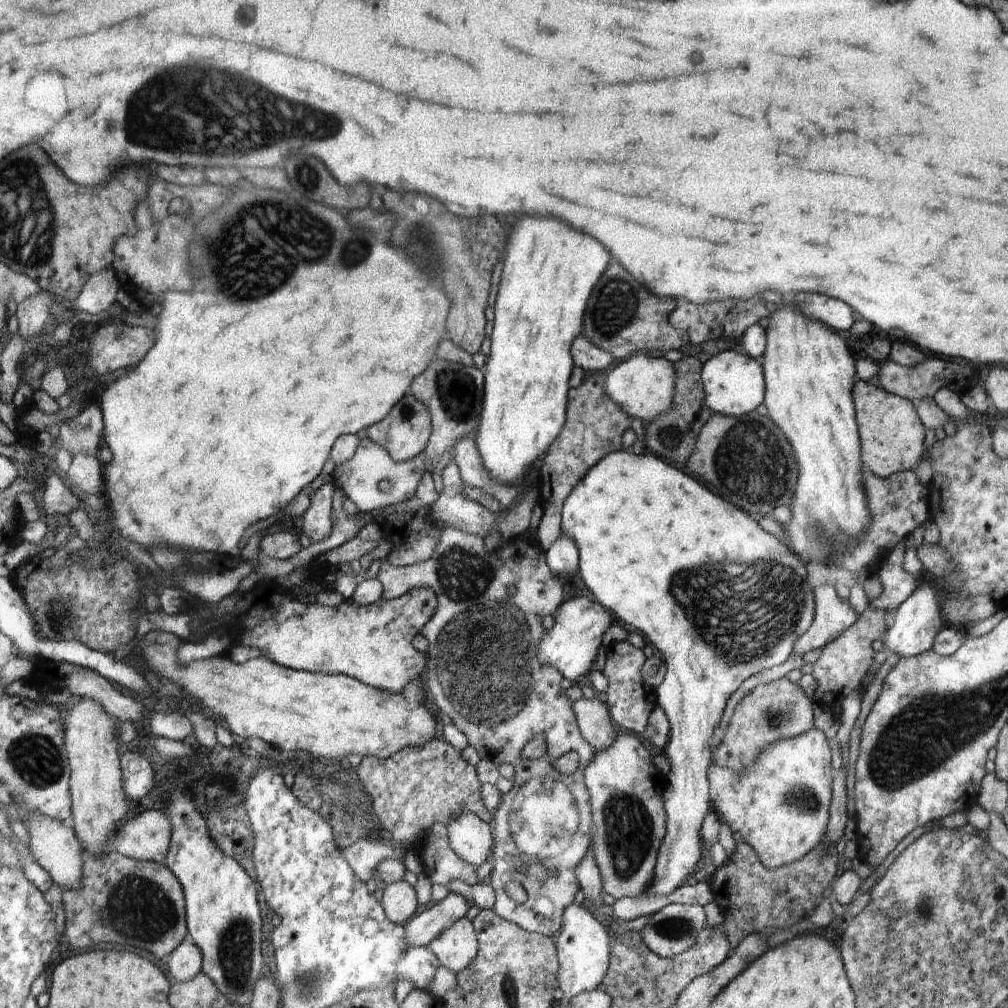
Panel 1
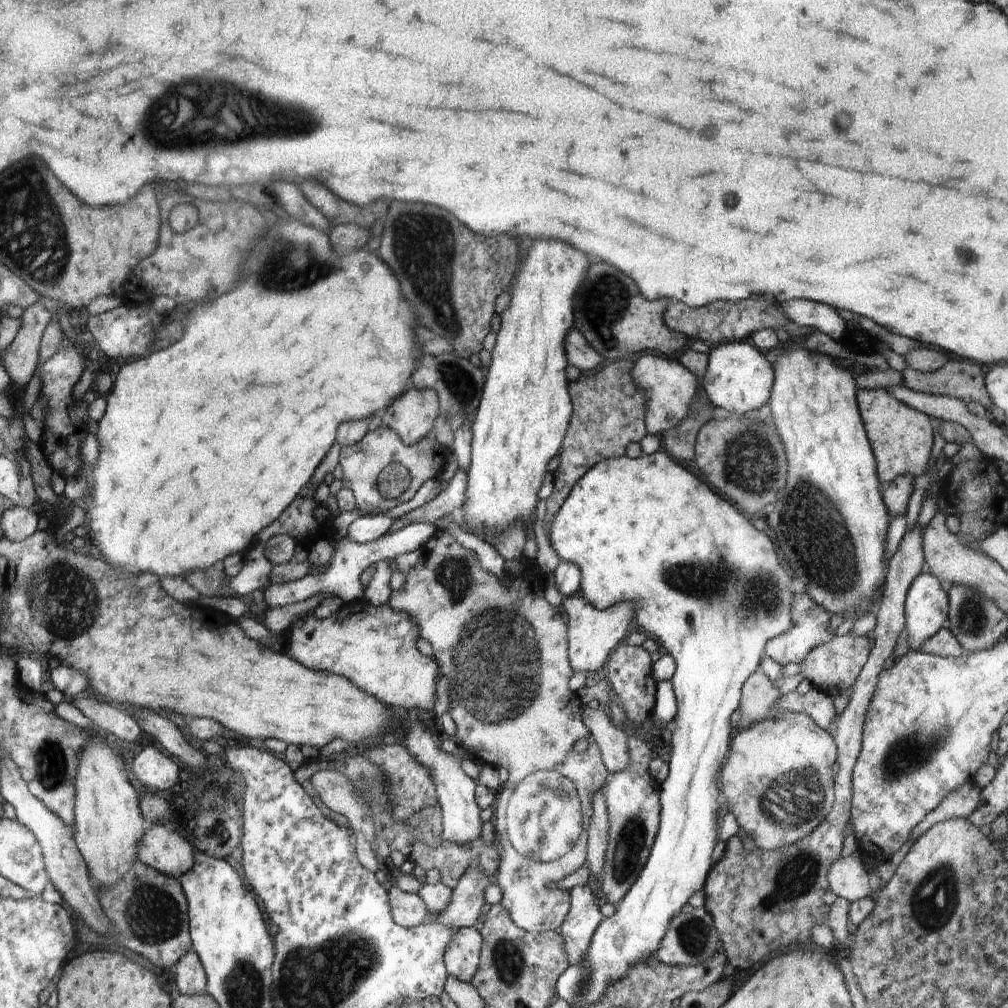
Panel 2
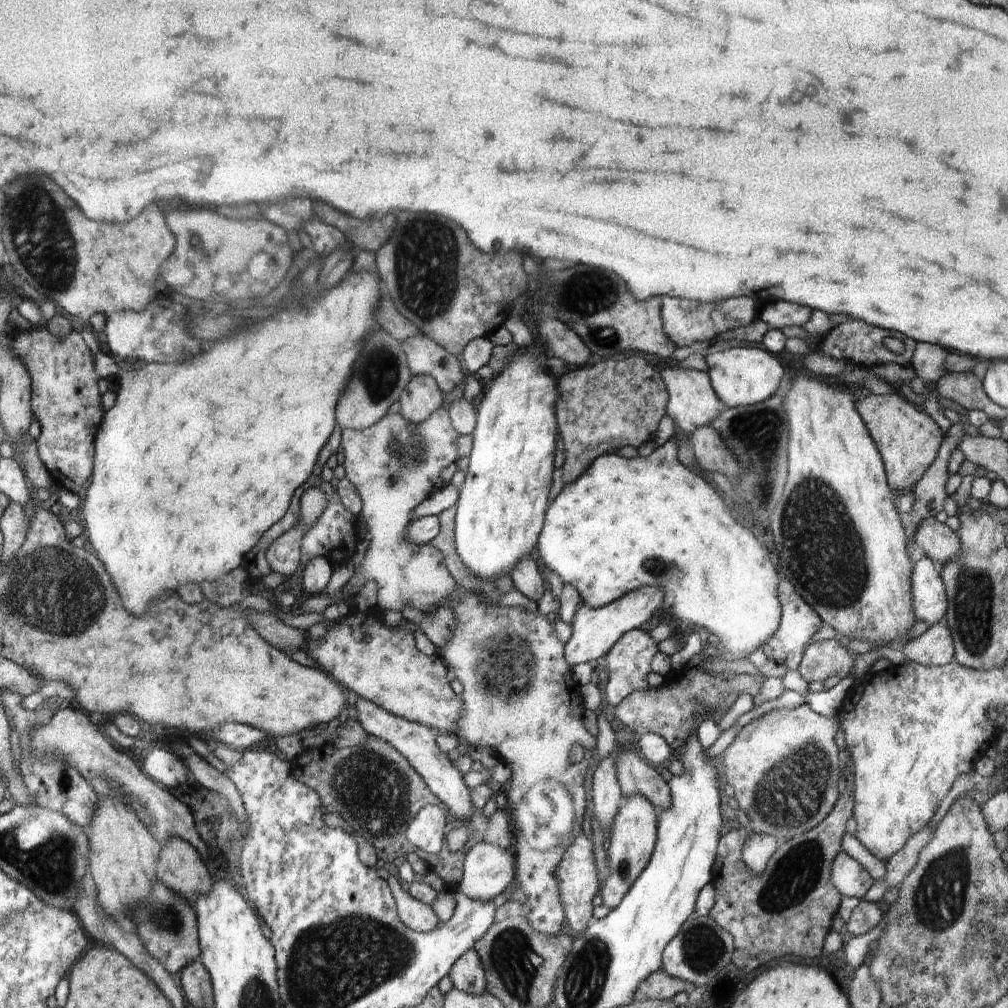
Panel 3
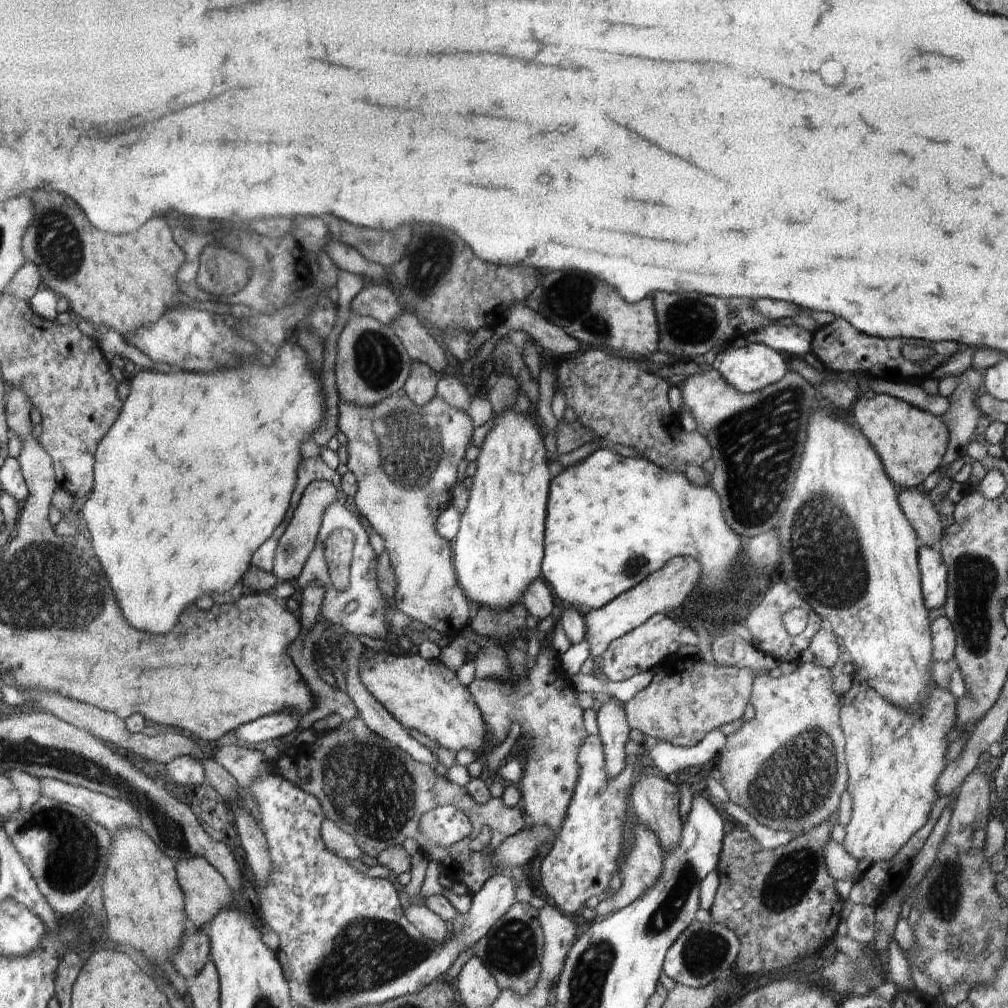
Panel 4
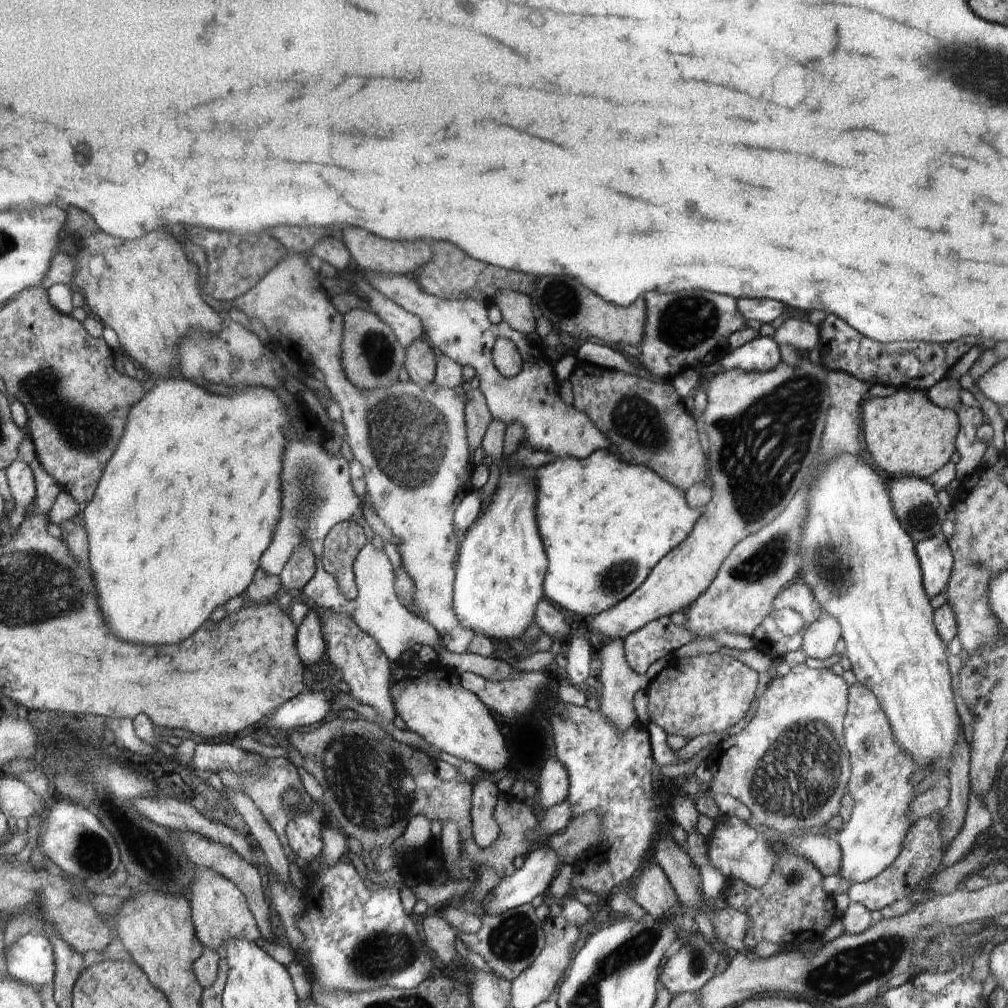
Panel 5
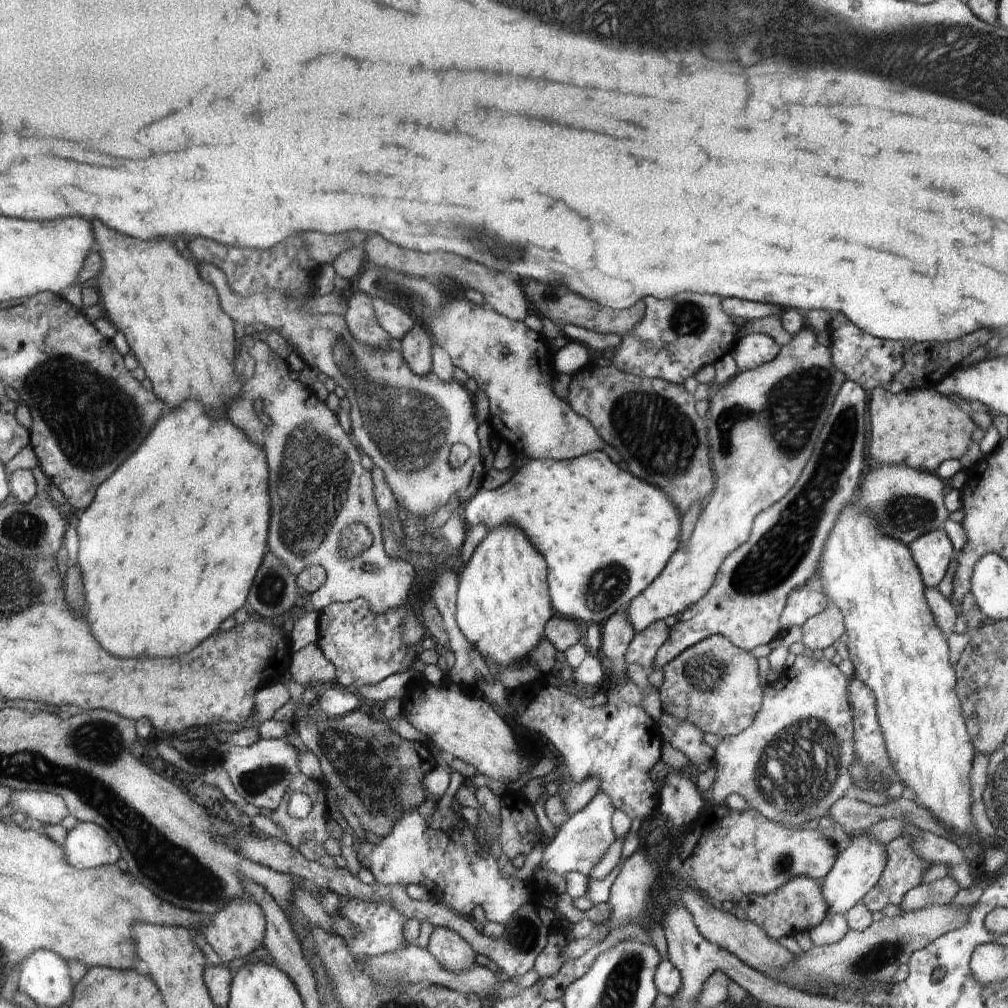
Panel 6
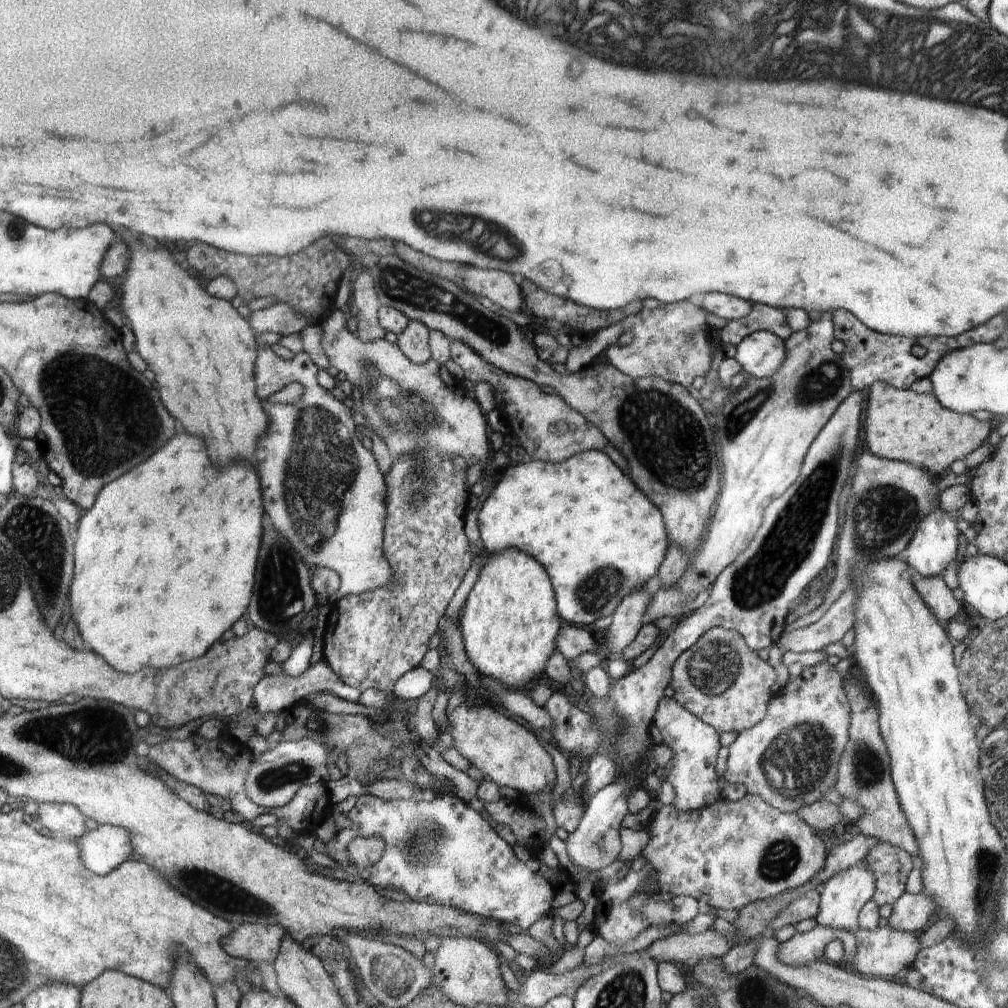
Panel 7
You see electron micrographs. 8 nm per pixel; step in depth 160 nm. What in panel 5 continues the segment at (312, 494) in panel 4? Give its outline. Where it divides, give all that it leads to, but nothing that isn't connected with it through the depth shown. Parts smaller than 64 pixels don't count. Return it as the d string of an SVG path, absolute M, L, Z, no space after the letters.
M308 544L298 546L298 550L289 559L279 578L286 586L287 592L301 592L312 580L315 572L315 557Z

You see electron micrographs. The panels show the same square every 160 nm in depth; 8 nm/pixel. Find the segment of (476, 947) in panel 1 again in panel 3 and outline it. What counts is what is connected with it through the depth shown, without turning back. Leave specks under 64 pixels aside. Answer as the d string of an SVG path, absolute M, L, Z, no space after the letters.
M472 948L449 972L453 987L471 995L484 995L488 990L488 979L485 977L485 967L477 950Z

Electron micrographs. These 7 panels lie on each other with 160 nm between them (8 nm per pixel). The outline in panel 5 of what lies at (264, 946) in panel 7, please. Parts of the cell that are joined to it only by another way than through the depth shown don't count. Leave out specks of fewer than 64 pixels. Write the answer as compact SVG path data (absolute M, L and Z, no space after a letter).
M206 868L204 873L195 875L192 882L191 896L193 922L196 924L197 938L204 945L220 954L224 952L226 942L230 940L248 939L255 942L261 938L261 930L249 910L248 900L228 879L224 879L216 871Z

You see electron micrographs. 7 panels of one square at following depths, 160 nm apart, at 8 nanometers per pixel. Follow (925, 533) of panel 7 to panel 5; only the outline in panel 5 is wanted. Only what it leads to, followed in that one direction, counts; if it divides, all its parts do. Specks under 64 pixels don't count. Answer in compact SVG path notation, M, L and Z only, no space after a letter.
M943 536L915 544L926 595L931 599L944 590L953 568L953 556Z

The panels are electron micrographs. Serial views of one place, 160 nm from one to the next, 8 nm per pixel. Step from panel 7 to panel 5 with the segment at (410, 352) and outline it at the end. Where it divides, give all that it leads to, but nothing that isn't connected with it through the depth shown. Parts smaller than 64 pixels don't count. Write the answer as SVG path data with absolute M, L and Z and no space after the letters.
M426 337L406 348L407 379L424 388L436 380L436 361Z

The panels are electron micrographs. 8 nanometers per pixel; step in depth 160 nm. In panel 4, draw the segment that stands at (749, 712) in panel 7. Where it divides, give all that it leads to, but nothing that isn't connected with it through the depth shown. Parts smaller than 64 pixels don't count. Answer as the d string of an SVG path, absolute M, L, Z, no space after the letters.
M695 656L669 661L654 672L654 678L644 690L624 704L630 728L636 728L636 730L641 730L645 736L654 736L654 738L660 738L673 745L694 746L710 731L726 726L726 724L738 726L740 719L746 718L746 710L750 710L754 681L757 678L758 674L755 674L752 669L708 663Z

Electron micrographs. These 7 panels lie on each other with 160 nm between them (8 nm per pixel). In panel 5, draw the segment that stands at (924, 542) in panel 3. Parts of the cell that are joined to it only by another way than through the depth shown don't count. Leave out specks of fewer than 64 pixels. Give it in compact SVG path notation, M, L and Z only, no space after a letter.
M900 476L889 486L890 500L894 514L900 522L900 526L910 534L914 543L918 543L933 537L941 536L943 522L947 520L947 511L939 504L937 491L928 480L910 478L910 476Z

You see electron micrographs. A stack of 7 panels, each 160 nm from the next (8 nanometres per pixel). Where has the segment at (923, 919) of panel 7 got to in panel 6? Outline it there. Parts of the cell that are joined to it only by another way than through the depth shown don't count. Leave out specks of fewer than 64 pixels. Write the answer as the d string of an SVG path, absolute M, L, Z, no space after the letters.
M944 876L936 882L926 882L912 888L910 892L904 896L902 900L902 908L906 912L914 912L914 910L922 910L930 904L940 904L945 906L951 904L954 896L959 892L958 882L954 880L954 876Z

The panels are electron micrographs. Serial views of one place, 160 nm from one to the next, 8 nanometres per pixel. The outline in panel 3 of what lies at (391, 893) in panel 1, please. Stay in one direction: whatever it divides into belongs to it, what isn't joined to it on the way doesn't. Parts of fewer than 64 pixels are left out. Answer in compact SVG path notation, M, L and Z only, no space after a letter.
M389 875L387 879L392 889L392 897L394 897L397 913L400 919L407 927L419 933L427 933L438 928L438 918L432 912L430 905L420 902L413 895L400 887L398 878Z

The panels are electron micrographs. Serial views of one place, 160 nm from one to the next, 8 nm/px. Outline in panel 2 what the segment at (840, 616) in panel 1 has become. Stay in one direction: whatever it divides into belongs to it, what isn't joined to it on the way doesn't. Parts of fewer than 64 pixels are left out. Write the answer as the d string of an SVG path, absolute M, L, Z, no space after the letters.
M808 593L798 594L794 598L794 607L792 610L792 618L794 618L794 626L788 632L781 634L780 637L774 637L765 646L765 654L770 656L774 662L778 662L784 667L786 664L801 664L807 657L809 650L816 646L830 642L836 634L835 630L828 628L830 626L830 614L823 606L814 602Z

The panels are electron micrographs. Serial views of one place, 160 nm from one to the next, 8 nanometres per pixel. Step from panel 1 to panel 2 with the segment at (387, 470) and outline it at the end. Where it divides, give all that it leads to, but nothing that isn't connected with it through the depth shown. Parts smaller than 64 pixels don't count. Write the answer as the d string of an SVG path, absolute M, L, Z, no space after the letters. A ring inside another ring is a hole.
M378 427L375 430L368 431L362 440L355 445L342 447L339 454L339 463L342 465L343 476L341 482L343 488L350 488L355 496L357 508L365 514L370 515L372 510L386 511L394 506L398 506L406 500L410 500L416 490L426 482L426 480L436 479L436 474L440 470L444 470L448 465L448 456L450 449L440 444L434 436L435 430L431 430L426 438L422 438L415 443L407 444L401 435L393 428ZM390 462L400 462L406 466L411 474L411 483L409 488L401 494L401 497L395 499L384 500L384 498L374 498L380 496L380 492L376 490L376 478L378 474L384 470L384 466L388 466Z

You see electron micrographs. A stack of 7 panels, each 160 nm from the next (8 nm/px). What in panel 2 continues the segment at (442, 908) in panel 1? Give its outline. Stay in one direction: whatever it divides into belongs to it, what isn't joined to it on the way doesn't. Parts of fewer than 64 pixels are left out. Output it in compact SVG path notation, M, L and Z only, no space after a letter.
M470 865L453 888L447 908L436 915L436 921L456 930L473 927L484 909L482 906L486 907L484 891L491 882L495 882L494 876L489 877L476 865Z

